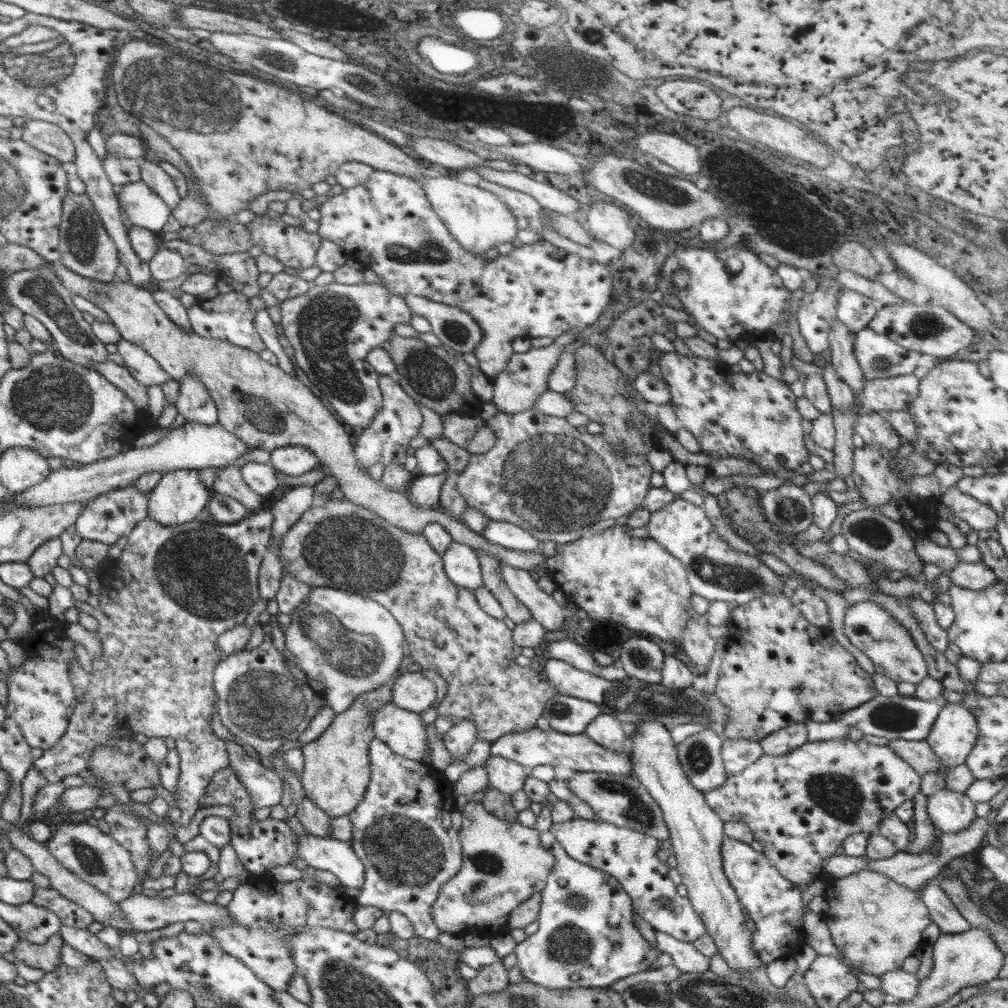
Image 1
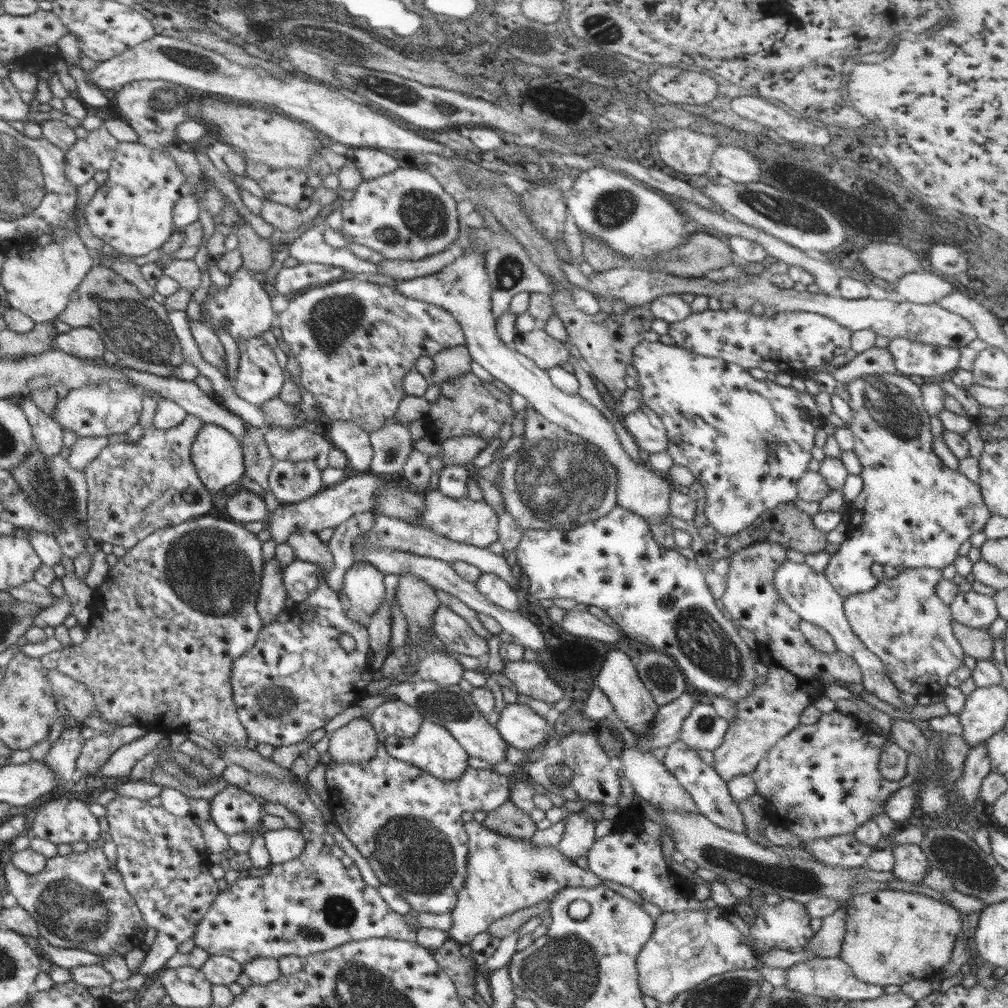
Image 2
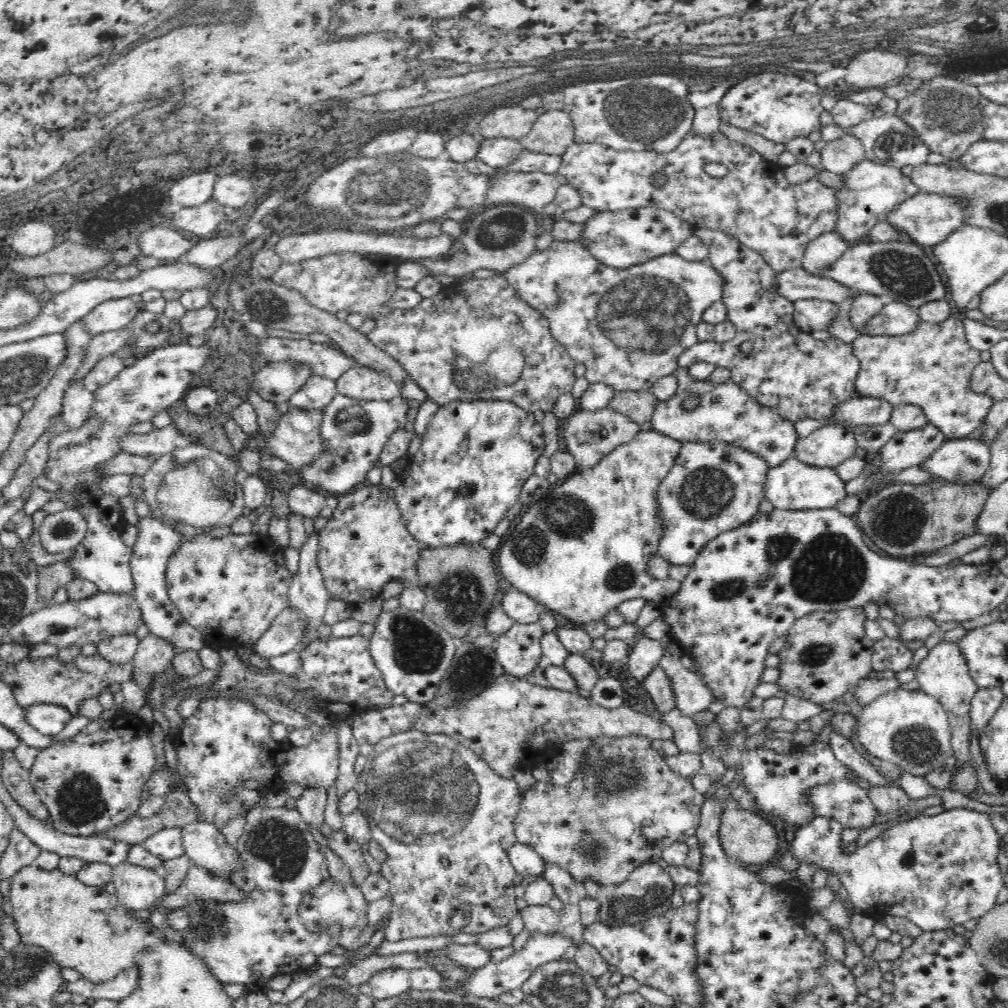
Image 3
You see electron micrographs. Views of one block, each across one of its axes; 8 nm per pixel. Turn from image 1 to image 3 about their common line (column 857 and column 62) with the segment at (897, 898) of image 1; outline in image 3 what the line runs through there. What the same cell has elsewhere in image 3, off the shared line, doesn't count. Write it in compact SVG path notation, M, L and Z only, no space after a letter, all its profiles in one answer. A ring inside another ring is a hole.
M35 864L21 868L11 878L8 901L22 942L46 949L54 961L58 961L60 968L73 968L92 982L110 980L125 968L137 966L137 956L155 936L149 932L145 920L135 918L134 910L122 906L116 895L106 891L105 885L86 886L76 875L58 869L42 870Z

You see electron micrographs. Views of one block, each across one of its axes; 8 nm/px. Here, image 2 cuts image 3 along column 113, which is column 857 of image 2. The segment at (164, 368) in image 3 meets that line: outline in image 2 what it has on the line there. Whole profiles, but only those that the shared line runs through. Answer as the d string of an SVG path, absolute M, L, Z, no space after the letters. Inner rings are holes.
M884 374L881 376L869 375L868 377L863 377L858 381L852 382L850 385L846 385L846 389L848 389L850 394L850 401L848 404L850 409L852 409L852 418L850 418L850 424L847 427L852 431L855 438L852 451L858 456L860 464L862 464L862 472L859 475L864 484L858 497L851 501L849 505L849 532L847 539L844 540L839 550L835 554L832 554L830 562L826 565L823 574L834 589L836 589L836 592L844 598L848 597L850 594L868 592L868 590L872 590L872 588L879 584L879 580L882 579L882 576L894 578L894 576L898 576L898 574L900 574L902 570L906 570L906 568L942 569L948 566L948 564L954 563L960 545L965 540L969 540L972 534L982 531L992 516L982 498L979 485L960 471L952 470L950 467L947 467L940 458L936 456L930 441L933 438L930 430L930 416L928 416L926 410L924 410L920 384L921 382L919 380L908 378L905 375Z

